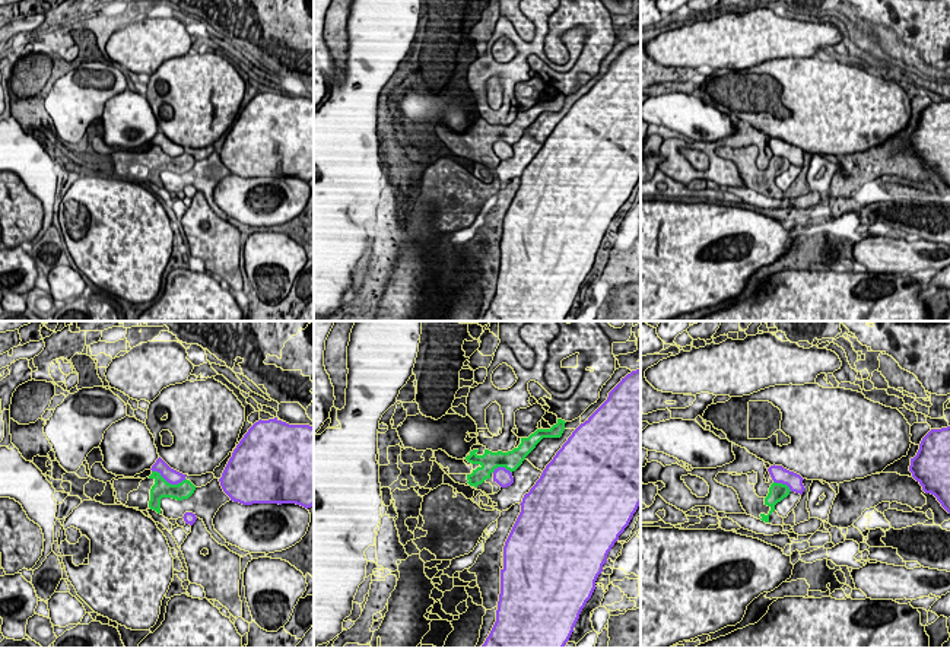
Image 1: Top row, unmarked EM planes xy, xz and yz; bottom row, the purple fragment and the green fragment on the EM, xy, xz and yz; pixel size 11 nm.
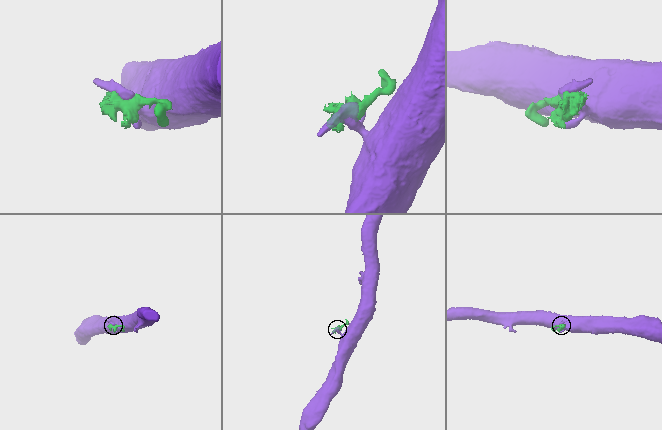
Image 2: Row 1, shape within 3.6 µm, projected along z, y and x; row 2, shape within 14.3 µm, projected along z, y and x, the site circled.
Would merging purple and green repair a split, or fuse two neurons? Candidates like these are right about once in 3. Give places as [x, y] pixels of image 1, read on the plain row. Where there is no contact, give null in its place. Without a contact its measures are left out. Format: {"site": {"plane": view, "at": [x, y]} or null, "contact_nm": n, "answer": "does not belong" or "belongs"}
{"site": {"plane": "xy", "at": [170, 155]}, "contact_nm": 400, "answer": "does not belong"}

